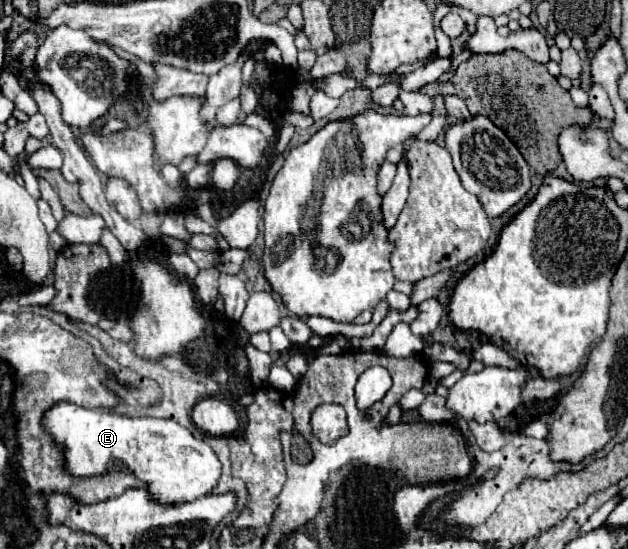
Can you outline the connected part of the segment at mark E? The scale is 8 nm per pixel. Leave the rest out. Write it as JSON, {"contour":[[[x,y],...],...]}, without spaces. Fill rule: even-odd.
{"contour":[[[60,402],[52,406],[42,420],[44,428],[48,434],[60,442],[66,444],[66,470],[74,476],[98,476],[102,472],[108,472],[112,460],[124,462],[140,480],[148,484],[148,490],[152,498],[160,504],[182,504],[182,502],[192,502],[198,500],[200,496],[210,494],[210,490],[216,486],[220,474],[222,474],[222,464],[216,456],[216,452],[200,438],[194,438],[188,428],[180,426],[174,420],[168,418],[130,418],[122,414],[112,414],[112,412],[102,412],[102,410],[90,410],[82,408],[70,402]]]}

